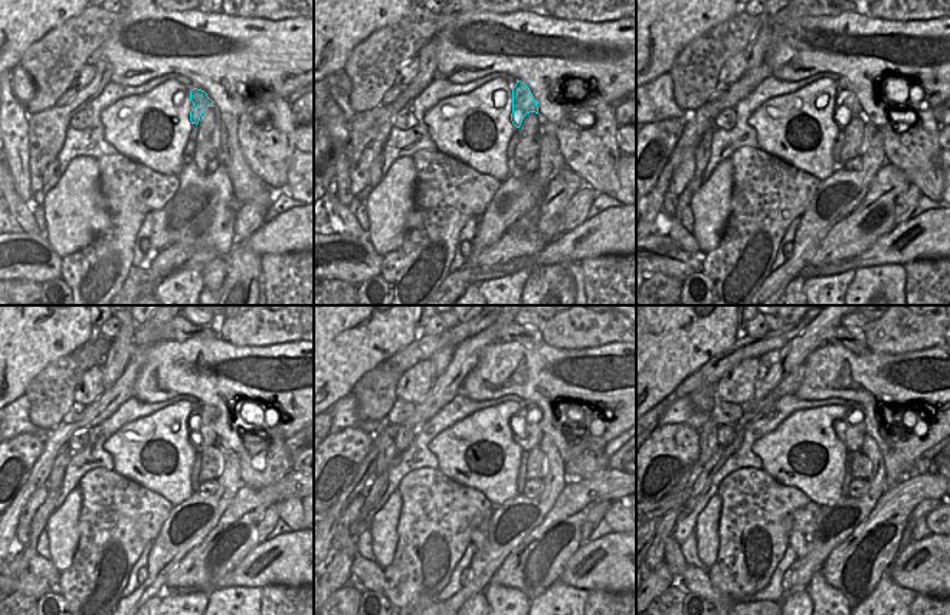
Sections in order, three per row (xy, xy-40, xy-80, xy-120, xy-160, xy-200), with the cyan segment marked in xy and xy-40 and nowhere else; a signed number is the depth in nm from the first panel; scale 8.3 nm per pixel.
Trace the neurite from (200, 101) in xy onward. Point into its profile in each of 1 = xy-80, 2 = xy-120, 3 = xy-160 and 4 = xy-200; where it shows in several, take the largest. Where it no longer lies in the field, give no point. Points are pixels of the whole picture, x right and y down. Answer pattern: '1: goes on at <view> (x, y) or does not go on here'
1: goes on at xy-80 (847, 107)
2: goes on at xy-120 (205, 437)
3: goes on at xy-160 (528, 437)
4: goes on at xy-200 (851, 432)

